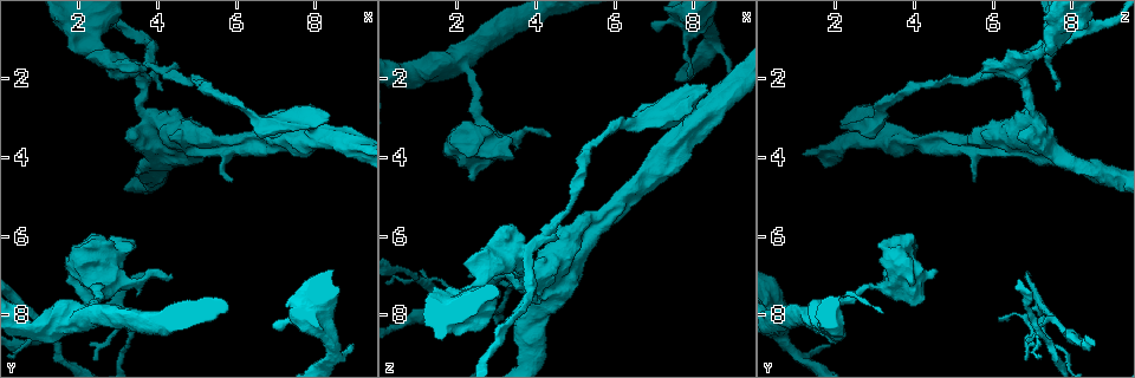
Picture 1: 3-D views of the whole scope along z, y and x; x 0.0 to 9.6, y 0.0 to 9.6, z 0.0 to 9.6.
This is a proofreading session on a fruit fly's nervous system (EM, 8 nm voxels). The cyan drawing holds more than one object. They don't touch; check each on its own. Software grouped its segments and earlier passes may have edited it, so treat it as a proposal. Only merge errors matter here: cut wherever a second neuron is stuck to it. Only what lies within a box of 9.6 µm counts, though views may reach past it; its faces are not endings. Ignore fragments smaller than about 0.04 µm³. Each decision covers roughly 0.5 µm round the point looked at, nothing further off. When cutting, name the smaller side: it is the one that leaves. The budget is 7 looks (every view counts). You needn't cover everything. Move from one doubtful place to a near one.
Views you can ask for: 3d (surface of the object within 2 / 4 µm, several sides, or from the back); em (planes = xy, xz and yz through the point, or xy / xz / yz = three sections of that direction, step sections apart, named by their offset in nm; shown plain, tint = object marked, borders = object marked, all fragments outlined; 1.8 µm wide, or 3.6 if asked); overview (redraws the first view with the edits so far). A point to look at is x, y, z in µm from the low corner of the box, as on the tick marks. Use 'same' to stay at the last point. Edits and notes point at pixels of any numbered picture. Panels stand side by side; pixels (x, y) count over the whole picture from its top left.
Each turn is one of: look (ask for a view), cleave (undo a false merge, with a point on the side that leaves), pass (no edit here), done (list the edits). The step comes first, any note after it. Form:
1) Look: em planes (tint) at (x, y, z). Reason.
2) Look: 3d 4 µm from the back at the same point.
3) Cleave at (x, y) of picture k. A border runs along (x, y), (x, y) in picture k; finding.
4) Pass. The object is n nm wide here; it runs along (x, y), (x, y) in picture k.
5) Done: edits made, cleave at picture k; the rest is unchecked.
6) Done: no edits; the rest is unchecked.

Look: em 3.6 µm planes (tint) at (1.35, 8.45, 7.15). Sharp bend.

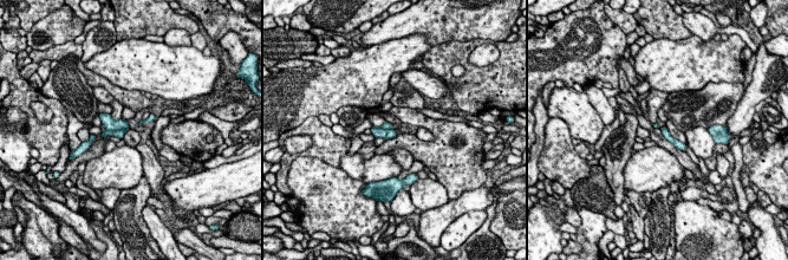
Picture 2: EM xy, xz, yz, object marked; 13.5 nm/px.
Cleave at (110, 124) of picture 2. A second neuron is stuck on.

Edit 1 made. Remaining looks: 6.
Look: overview.

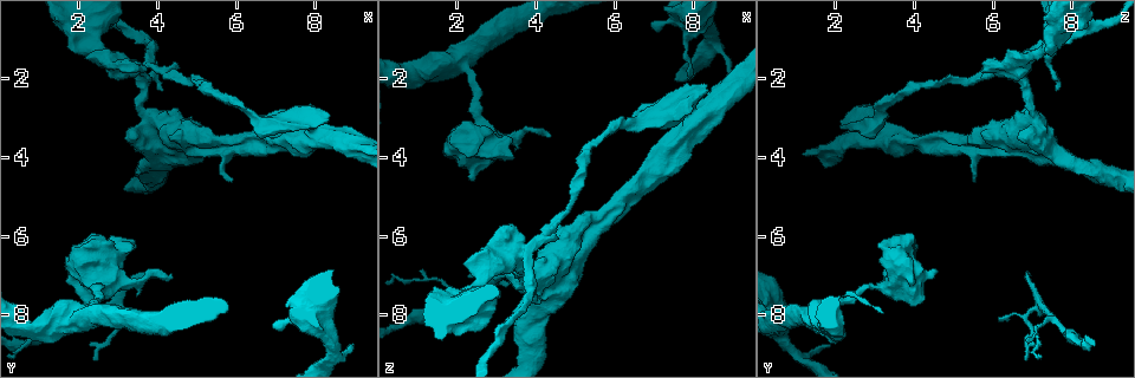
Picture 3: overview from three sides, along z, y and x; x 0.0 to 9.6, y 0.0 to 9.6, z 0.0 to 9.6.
Look: em xy step 8 (plain) at (2.90, 7.75, 7.25). Sharp bend.

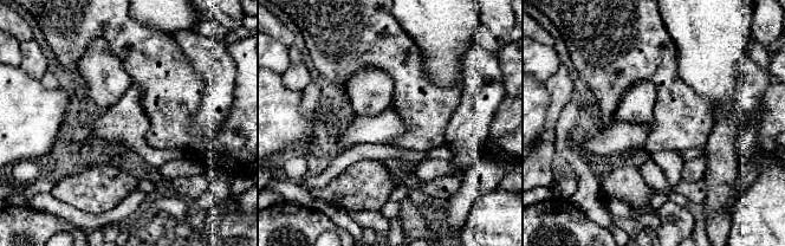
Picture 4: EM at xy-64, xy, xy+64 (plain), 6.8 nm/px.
Look: em xy step 8 (tint) at the same point.

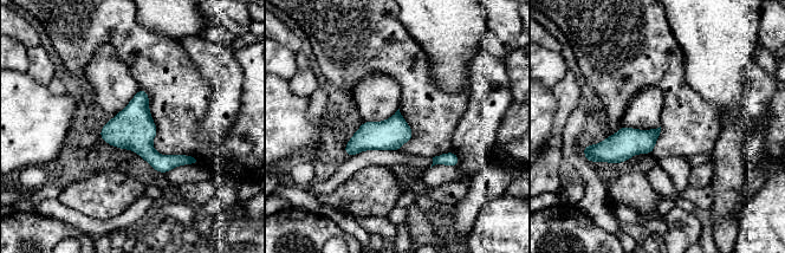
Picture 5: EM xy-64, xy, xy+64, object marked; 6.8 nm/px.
Pass. One neuron here.

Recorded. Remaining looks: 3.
Look: em planes (tint) at (3.50, 1.70, 6.55). Looks like a crossing.

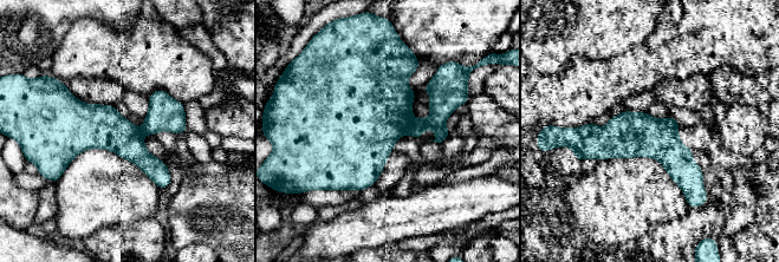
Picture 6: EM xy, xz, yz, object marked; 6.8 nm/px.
Cleave at (442, 105) of picture 6. The object is 300 nm wide here; a border runs along (415, 119), (407, 132) in picture 6; a second neuron is stuck on.

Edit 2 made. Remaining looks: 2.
Done: edits made, cleave at picture 2, cleave at picture 6; the rest is unchecked.

